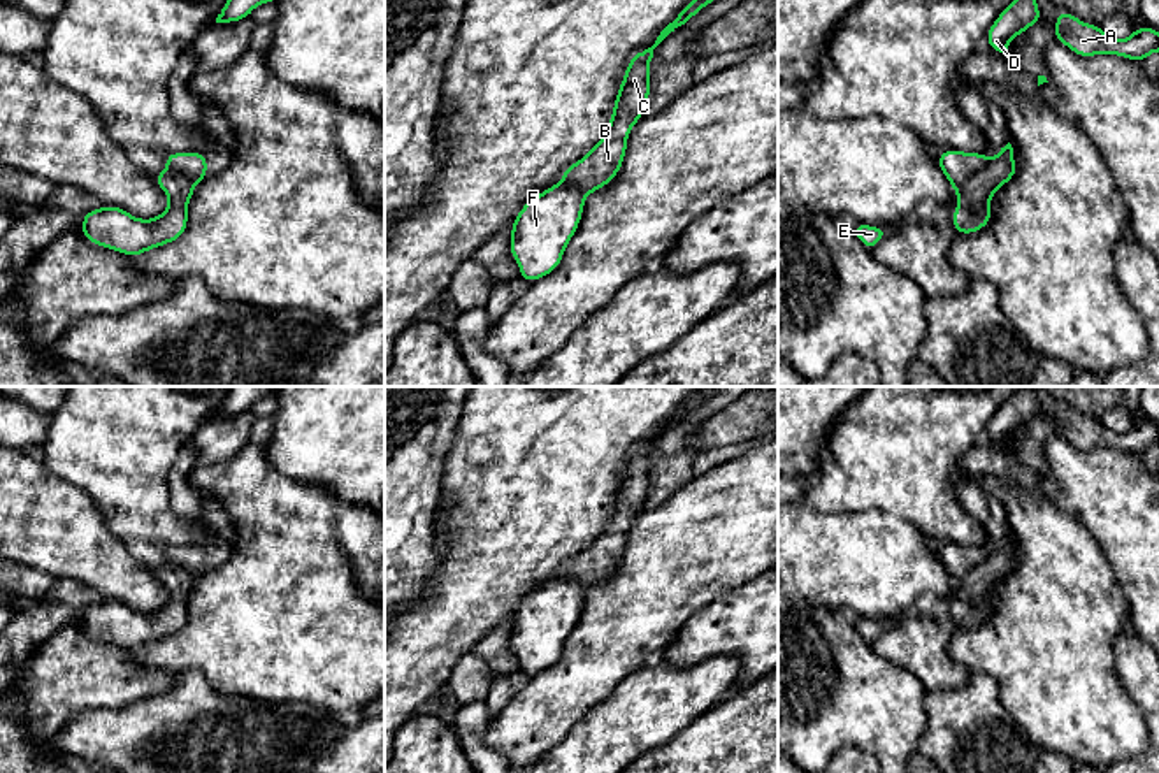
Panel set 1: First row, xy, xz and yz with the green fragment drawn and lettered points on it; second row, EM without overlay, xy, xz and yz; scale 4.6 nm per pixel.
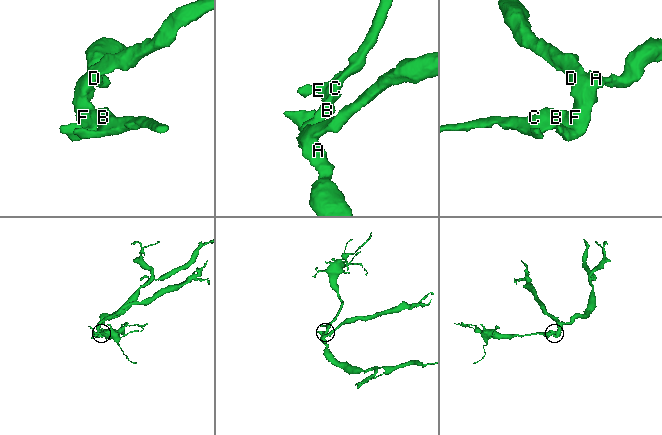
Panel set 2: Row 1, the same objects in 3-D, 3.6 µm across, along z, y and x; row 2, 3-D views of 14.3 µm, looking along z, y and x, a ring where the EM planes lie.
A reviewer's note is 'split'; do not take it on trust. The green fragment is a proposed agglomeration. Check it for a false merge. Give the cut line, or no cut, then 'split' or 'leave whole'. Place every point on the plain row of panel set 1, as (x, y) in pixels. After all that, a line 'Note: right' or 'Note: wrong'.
cut in yz along (989, 552), (957, 585); split
Note: right

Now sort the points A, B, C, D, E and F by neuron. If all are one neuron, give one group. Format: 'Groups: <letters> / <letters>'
Groups: A D F / B C E

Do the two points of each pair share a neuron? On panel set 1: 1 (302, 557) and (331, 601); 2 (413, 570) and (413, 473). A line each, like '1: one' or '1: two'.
1: one
2: one

